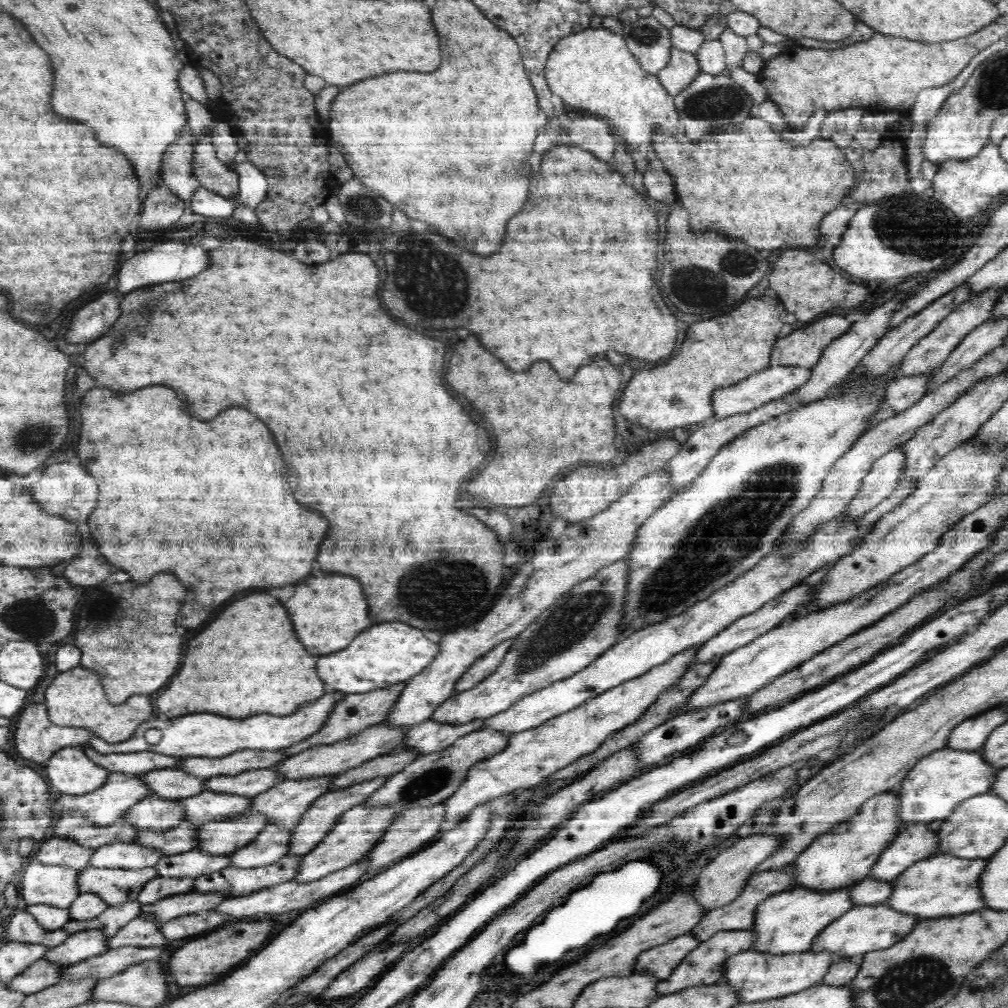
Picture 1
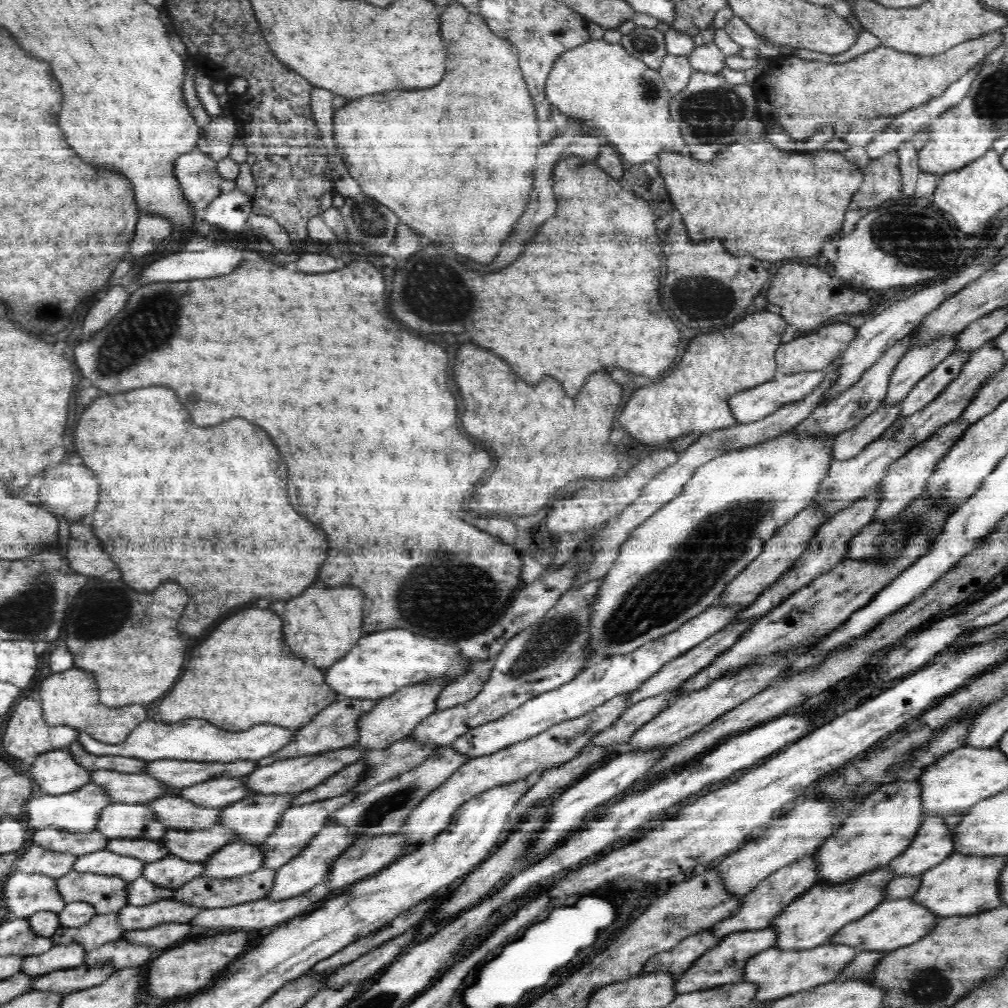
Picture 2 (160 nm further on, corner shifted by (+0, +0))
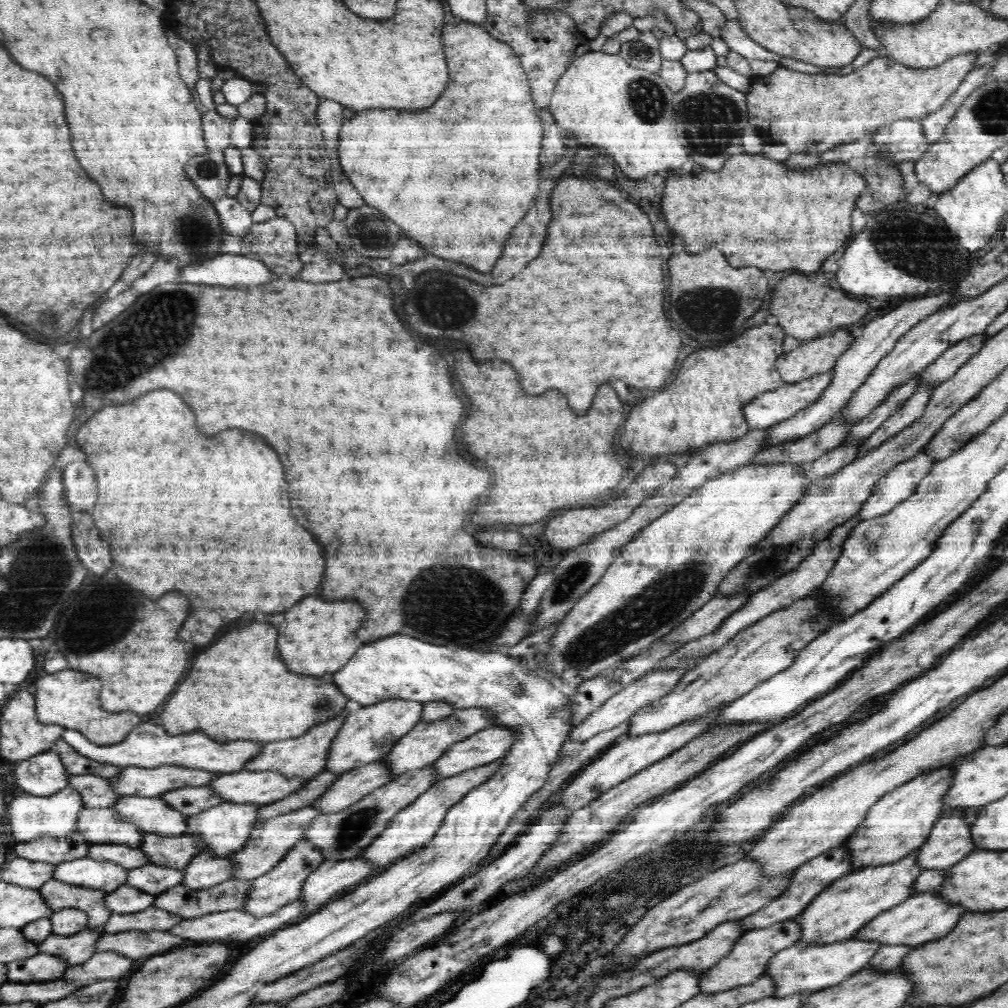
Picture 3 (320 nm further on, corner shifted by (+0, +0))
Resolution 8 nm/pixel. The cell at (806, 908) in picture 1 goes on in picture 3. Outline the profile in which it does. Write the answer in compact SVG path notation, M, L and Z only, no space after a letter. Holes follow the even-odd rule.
M910 854L894 864L863 868L823 889L794 918L799 926L800 942L823 945L853 938L855 932L862 930L875 916L917 894L914 892L914 885L923 870L916 864L914 856L915 854Z

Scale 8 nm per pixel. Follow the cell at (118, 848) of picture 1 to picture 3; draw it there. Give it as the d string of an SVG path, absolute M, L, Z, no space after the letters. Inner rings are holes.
M86 856L57 864L52 879L78 887L104 889L109 893L126 884L128 870L110 860L94 860Z

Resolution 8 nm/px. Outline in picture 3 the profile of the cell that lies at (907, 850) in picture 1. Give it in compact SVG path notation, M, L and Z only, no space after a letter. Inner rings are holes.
M962 809L947 810L934 822L926 842L919 848L915 862L922 870L946 870L964 860L975 846Z

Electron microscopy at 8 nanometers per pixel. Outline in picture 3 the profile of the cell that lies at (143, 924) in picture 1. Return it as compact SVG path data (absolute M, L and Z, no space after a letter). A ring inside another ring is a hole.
M109 950L95 952L86 962L68 967L62 977L68 984L84 987L100 980L123 977L134 966L134 961Z

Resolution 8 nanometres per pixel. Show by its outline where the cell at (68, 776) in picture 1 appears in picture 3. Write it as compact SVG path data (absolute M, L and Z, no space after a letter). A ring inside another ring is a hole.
M51 750L19 761L14 768L16 786L34 796L56 794L69 786L69 776L60 755Z

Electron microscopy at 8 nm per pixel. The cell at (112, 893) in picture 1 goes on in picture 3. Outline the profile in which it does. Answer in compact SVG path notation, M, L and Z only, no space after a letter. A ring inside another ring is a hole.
M50 880L40 886L39 892L48 901L53 912L66 908L84 911L88 917L87 928L90 930L102 930L112 914L105 907L104 898L107 892L104 889L90 889Z

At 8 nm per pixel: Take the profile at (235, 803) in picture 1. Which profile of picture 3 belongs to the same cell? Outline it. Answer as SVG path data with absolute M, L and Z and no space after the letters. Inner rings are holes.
M123 796L112 806L112 810L121 814L122 821L136 824L142 832L160 834L162 836L184 834L189 817L170 807L170 805L166 805L166 802L162 800L160 796Z

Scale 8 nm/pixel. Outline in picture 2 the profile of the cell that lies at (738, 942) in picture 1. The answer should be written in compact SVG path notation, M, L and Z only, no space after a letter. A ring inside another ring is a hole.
M774 927L758 930L732 932L724 937L708 952L704 952L694 964L675 980L674 990L679 993L696 992L699 989L710 989L724 984L734 984L743 980L743 969L746 962L758 952L774 947L776 934Z

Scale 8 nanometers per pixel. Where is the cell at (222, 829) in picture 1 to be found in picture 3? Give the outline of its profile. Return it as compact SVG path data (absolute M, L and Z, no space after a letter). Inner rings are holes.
M146 833L138 847L152 864L184 869L194 856L207 850L208 844L188 834L162 836Z

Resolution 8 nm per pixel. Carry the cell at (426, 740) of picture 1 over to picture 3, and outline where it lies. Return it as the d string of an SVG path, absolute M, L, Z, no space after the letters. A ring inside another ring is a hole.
M384 760L375 761L344 773L311 806L322 810L322 815L339 812L390 781L388 765Z

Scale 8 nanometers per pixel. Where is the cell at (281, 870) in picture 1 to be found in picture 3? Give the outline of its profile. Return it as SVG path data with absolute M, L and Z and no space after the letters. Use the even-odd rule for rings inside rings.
M230 879L214 887L198 890L180 884L159 893L152 907L180 916L182 921L212 912L236 910L248 899L253 884L254 880Z

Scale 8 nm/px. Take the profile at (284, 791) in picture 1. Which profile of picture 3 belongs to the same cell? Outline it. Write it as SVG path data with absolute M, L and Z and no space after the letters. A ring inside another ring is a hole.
M222 803L207 809L200 814L190 815L184 834L197 837L208 844L206 851L213 852L214 856L226 856L240 850L246 840L252 836L253 828L261 821L261 810L264 805Z

